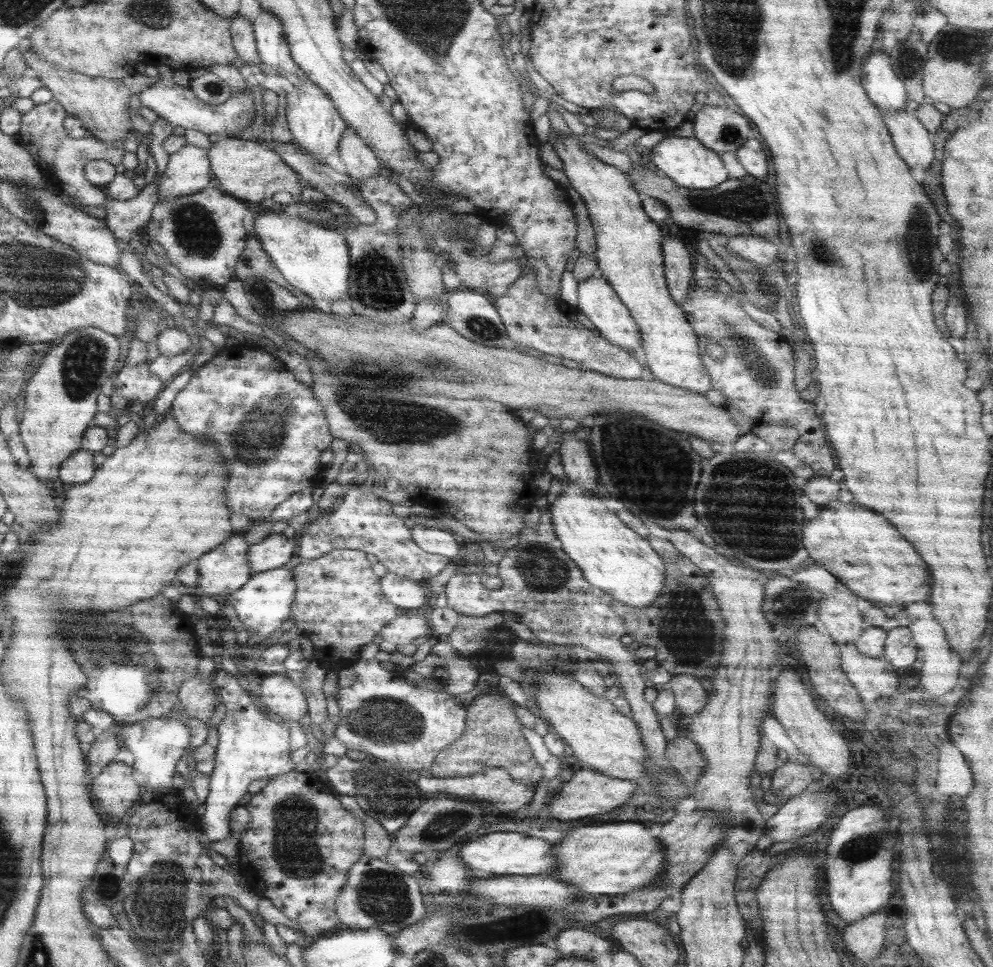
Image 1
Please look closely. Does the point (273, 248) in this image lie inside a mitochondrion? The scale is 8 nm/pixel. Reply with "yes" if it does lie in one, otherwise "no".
no

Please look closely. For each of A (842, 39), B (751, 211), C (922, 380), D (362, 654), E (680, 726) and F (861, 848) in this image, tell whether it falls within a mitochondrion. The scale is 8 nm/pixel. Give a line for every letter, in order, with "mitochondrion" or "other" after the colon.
A: mitochondrion
B: other
C: mitochondrion
D: other
E: other
F: mitochondrion

